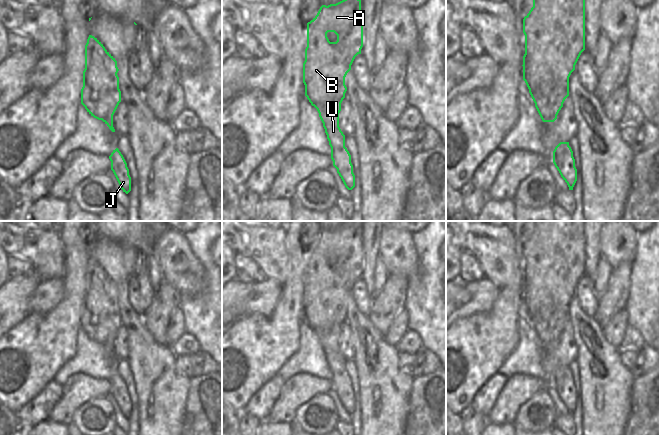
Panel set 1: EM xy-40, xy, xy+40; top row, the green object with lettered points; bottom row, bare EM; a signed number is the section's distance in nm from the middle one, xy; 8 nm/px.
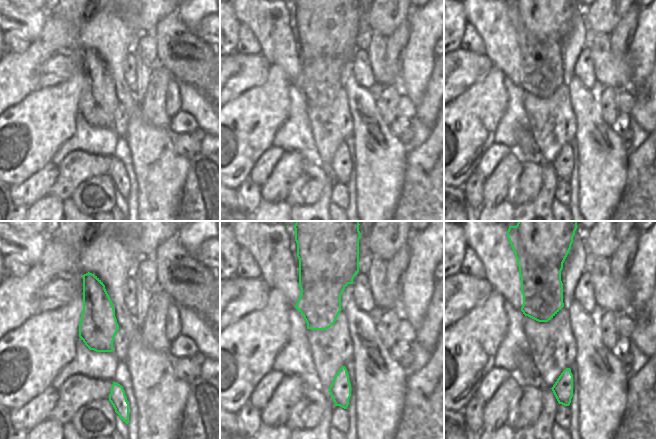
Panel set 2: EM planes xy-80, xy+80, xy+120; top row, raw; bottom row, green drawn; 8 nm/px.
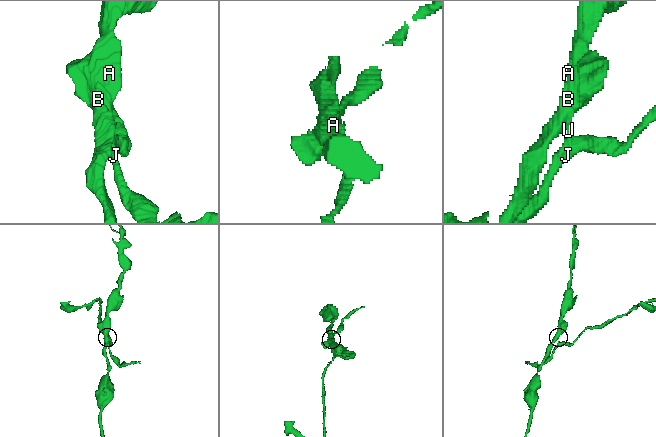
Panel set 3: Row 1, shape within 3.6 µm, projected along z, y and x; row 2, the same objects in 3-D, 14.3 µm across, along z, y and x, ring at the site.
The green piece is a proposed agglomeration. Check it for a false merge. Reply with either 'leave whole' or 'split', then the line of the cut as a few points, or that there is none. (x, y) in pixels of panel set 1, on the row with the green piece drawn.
split; cut xy (344, 145), (331, 150)

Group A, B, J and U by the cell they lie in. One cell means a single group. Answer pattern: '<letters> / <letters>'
A B U / J

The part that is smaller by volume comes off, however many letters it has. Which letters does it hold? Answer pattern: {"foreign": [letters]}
{"foreign": ["J"]}

